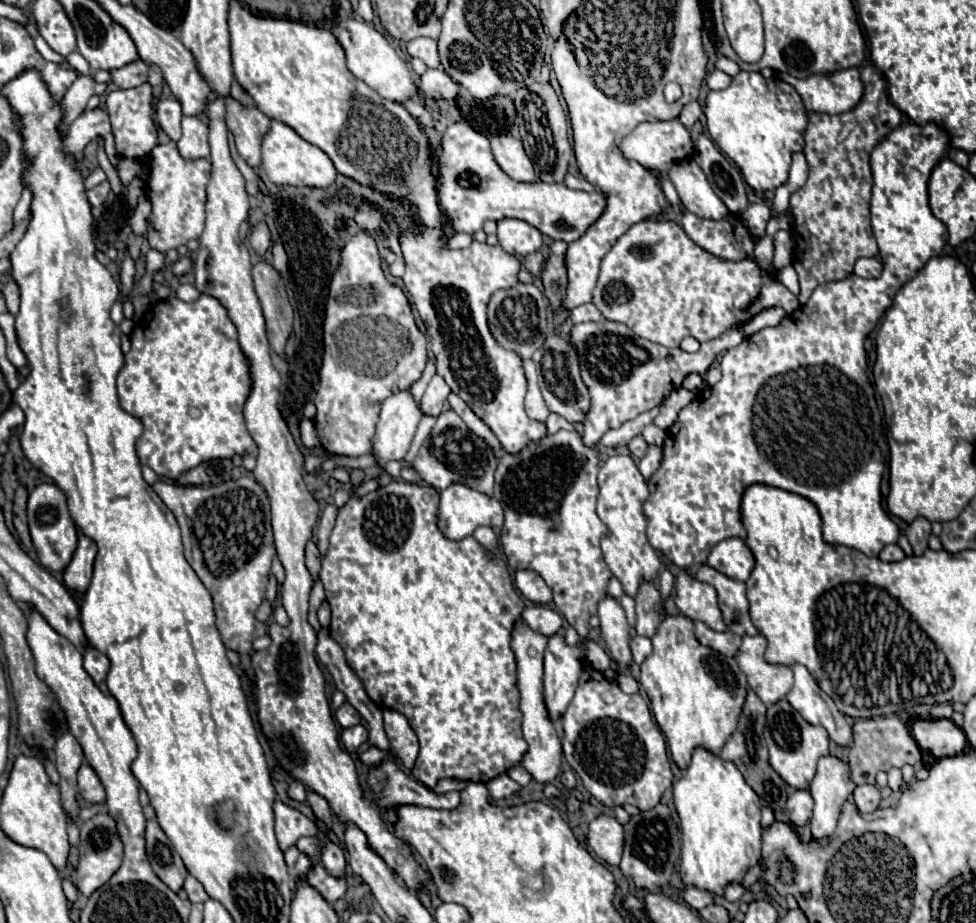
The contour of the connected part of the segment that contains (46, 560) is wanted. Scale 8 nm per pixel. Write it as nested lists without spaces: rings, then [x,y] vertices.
[[[40,484],[30,492],[28,524],[30,524],[30,536],[32,536],[40,564],[50,572],[62,572],[68,566],[68,562],[72,560],[72,554],[76,550],[78,532],[76,532],[76,524],[68,512],[66,496],[58,486]]]

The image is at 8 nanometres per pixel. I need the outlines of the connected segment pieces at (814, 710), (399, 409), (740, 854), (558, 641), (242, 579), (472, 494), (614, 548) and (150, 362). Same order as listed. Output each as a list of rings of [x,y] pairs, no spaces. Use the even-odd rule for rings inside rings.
[[[794,664],[792,672],[794,686],[786,694],[786,700],[804,716],[804,720],[808,720],[810,724],[822,724],[836,744],[848,746],[852,738],[852,726],[848,724],[846,716],[820,690],[806,666]]]
[[[410,390],[398,392],[382,402],[380,420],[372,438],[372,456],[378,466],[386,466],[390,460],[404,458],[414,438],[420,416],[422,412],[414,404]]]
[[[698,746],[692,754],[688,768],[682,778],[674,784],[674,806],[680,816],[682,830],[682,852],[680,852],[680,878],[686,886],[696,886],[700,890],[722,894],[732,882],[742,882],[748,868],[756,866],[760,860],[760,798],[744,782],[740,770],[734,762],[722,760],[720,756]]]
[[[550,636],[544,652],[544,704],[548,718],[558,720],[568,708],[580,670],[584,666],[584,656],[578,648],[564,642],[562,636]]]
[[[246,476],[210,488],[180,486],[162,480],[152,488],[176,516],[182,530],[184,556],[212,594],[216,628],[224,646],[238,654],[250,652],[252,640],[266,634],[266,624],[258,622],[254,614],[264,600],[270,564],[276,556],[270,504],[264,488]]]
[[[452,484],[446,490],[440,492],[440,506],[438,506],[438,528],[448,540],[462,540],[470,536],[476,526],[490,526],[500,528],[504,522],[502,506],[494,498],[488,498],[486,494],[480,494],[464,484]]]
[[[624,454],[610,456],[598,472],[598,518],[606,524],[608,534],[602,538],[602,552],[608,568],[620,580],[624,592],[634,596],[640,584],[640,578],[654,580],[660,560],[656,550],[646,540],[646,518],[642,514],[642,504],[648,498],[646,480],[638,472],[634,460]]]
[[[200,294],[194,302],[182,302],[176,296],[158,300],[140,318],[130,334],[132,350],[118,374],[118,398],[122,410],[136,416],[144,432],[136,442],[136,452],[142,464],[150,466],[158,476],[176,480],[182,472],[212,458],[256,456],[256,442],[244,426],[244,402],[252,390],[248,378],[248,358],[240,350],[236,326],[228,318],[228,310],[214,296]]]

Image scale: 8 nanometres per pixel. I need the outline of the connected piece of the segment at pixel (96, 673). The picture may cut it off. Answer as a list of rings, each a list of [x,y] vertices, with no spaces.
[[[86,648],[84,650],[84,670],[90,674],[90,678],[100,684],[106,680],[106,674],[110,670],[110,662],[106,654],[98,652],[96,648]]]

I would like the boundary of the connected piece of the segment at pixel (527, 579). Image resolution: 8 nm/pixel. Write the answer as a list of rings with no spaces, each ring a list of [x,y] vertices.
[[[520,570],[520,572],[516,572],[514,584],[522,592],[522,596],[528,598],[530,602],[536,602],[536,604],[550,604],[552,602],[552,590],[532,570]]]

